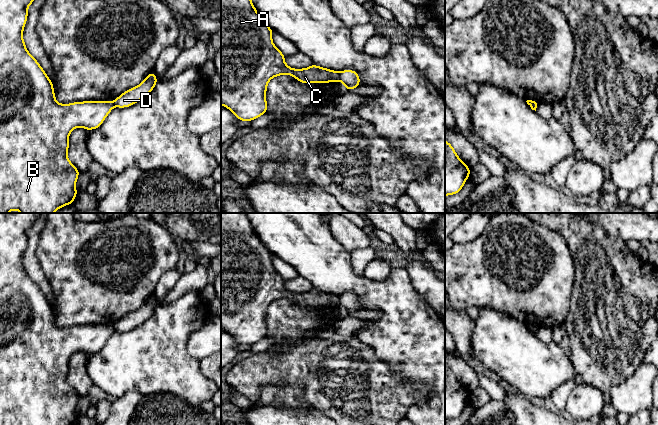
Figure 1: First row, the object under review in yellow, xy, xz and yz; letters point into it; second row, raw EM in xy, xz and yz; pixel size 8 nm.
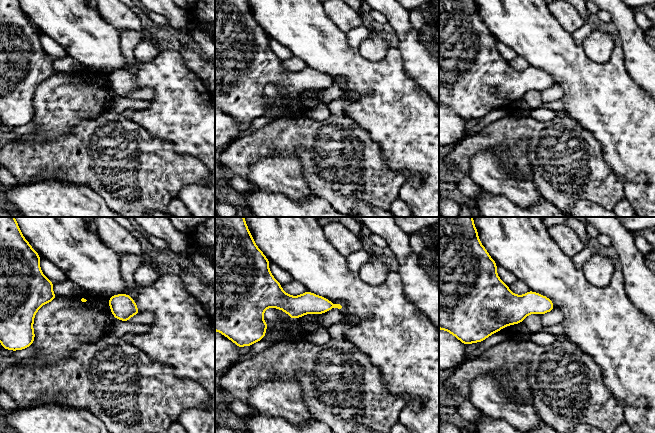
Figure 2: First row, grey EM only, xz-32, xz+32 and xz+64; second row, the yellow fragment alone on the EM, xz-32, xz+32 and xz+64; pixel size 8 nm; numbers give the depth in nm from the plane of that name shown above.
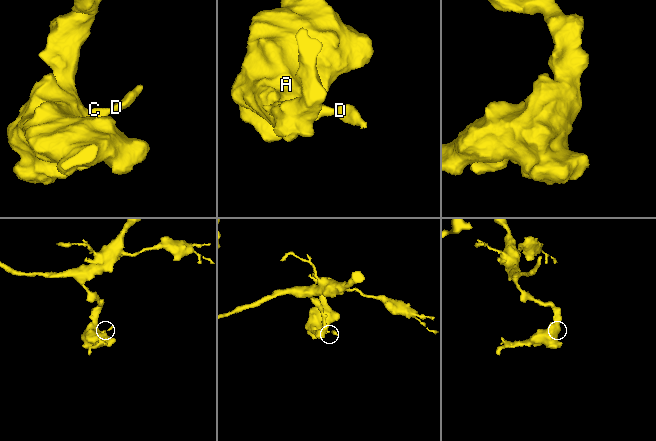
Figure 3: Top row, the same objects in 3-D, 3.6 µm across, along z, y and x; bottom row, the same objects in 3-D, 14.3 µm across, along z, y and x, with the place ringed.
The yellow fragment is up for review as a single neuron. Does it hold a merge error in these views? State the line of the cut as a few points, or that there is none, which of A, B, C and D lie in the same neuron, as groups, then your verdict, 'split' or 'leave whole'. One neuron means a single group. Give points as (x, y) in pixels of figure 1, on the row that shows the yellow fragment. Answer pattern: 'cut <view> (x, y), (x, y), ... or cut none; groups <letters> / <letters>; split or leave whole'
cut xz (337, 72), (339, 80); groups A B C / D; split

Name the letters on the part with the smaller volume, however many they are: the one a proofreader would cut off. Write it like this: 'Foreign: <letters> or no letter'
Foreign: D

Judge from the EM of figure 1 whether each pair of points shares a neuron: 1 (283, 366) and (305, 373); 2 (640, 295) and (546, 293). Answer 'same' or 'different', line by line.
1: same
2: different

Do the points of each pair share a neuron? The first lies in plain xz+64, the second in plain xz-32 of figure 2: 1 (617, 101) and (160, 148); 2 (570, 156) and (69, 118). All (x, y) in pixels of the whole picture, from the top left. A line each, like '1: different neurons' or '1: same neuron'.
1: different neurons
2: different neurons

